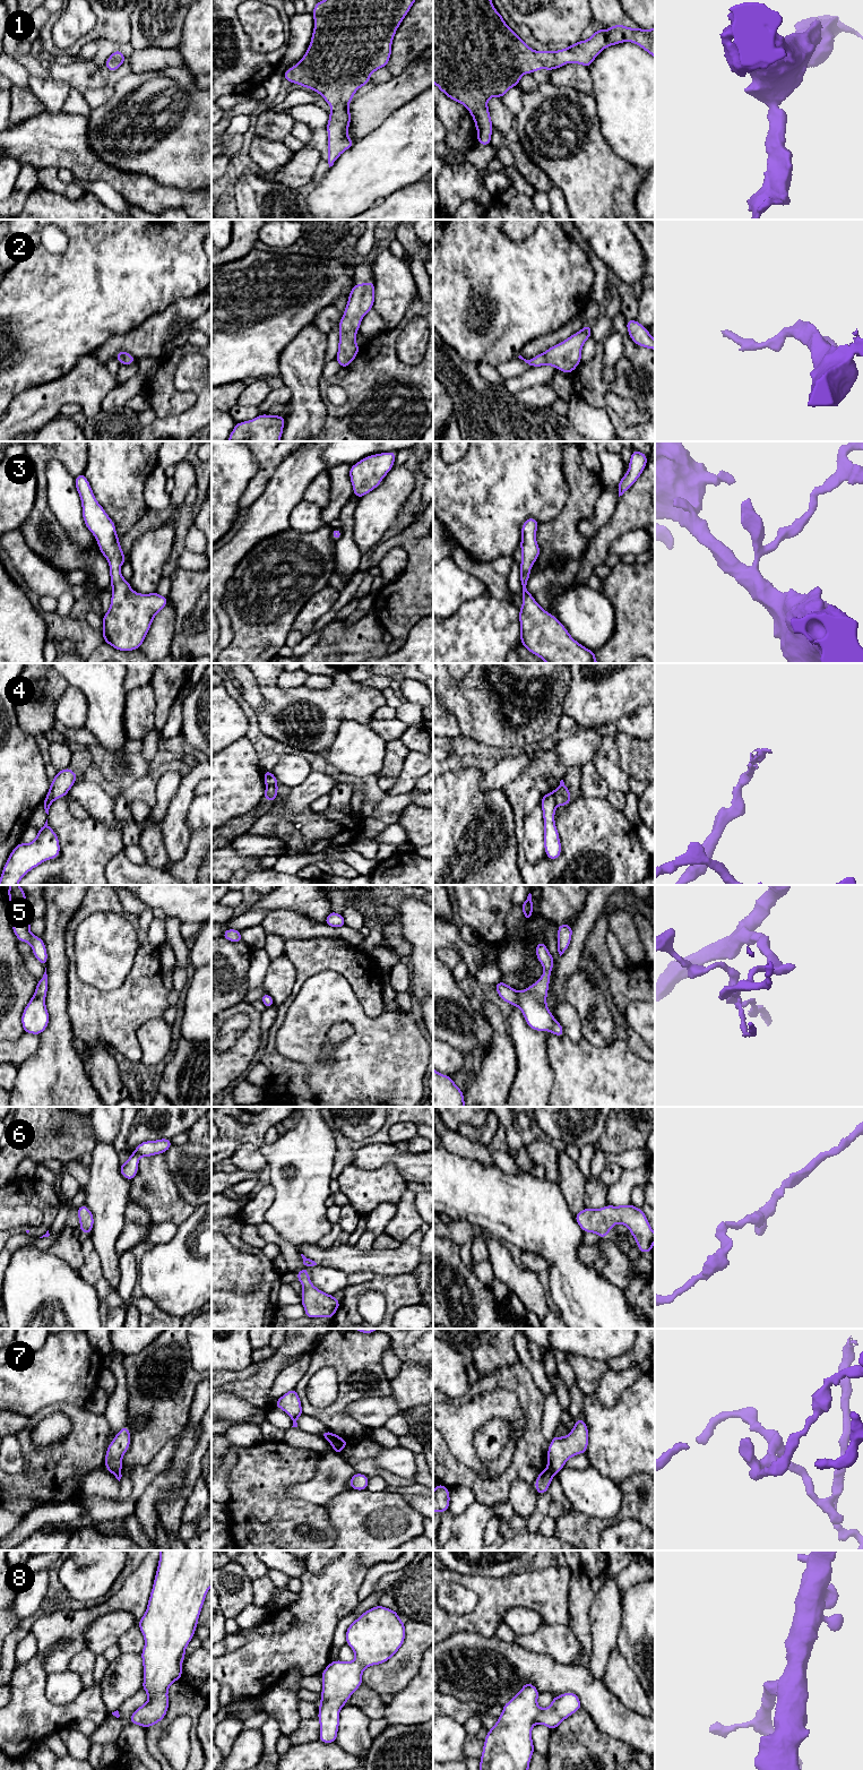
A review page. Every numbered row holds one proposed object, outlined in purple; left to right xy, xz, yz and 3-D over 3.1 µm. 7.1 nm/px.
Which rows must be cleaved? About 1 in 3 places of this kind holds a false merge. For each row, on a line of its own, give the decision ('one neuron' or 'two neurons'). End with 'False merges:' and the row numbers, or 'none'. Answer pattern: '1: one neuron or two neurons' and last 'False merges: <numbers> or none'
1: one neuron
2: one neuron
3: one neuron
4: two neurons
5: one neuron
6: one neuron
7: two neurons
8: one neuron
False merges: 4, 7

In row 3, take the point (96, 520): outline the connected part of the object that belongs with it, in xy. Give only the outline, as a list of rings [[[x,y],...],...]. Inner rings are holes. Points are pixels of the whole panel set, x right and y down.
[[[84,473],[75,478],[75,484],[80,496],[85,525],[110,565],[112,598],[109,611],[103,615],[102,636],[105,643],[119,651],[139,650],[154,617],[169,603],[169,599],[156,592],[136,593],[130,587],[129,581],[120,573],[127,557],[120,547],[114,522],[96,500]]]

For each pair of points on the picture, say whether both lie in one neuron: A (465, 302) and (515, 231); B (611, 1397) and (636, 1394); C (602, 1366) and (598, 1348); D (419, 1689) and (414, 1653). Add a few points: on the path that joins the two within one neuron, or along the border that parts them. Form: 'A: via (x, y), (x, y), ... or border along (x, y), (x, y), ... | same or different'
A: border along (501, 231), (512, 240), (524, 240), (534, 232) | different
B: border along (640, 1377), (610, 1407), (605, 1407), (595, 1395) | different
C: border along (575, 1354), (605, 1362) | different
D: border along (421, 1661), (419, 1672), (397, 1692) | different

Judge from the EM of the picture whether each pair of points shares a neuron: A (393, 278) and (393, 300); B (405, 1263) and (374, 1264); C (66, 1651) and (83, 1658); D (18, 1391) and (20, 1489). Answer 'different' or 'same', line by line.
A: same
B: same
C: different
D: different

